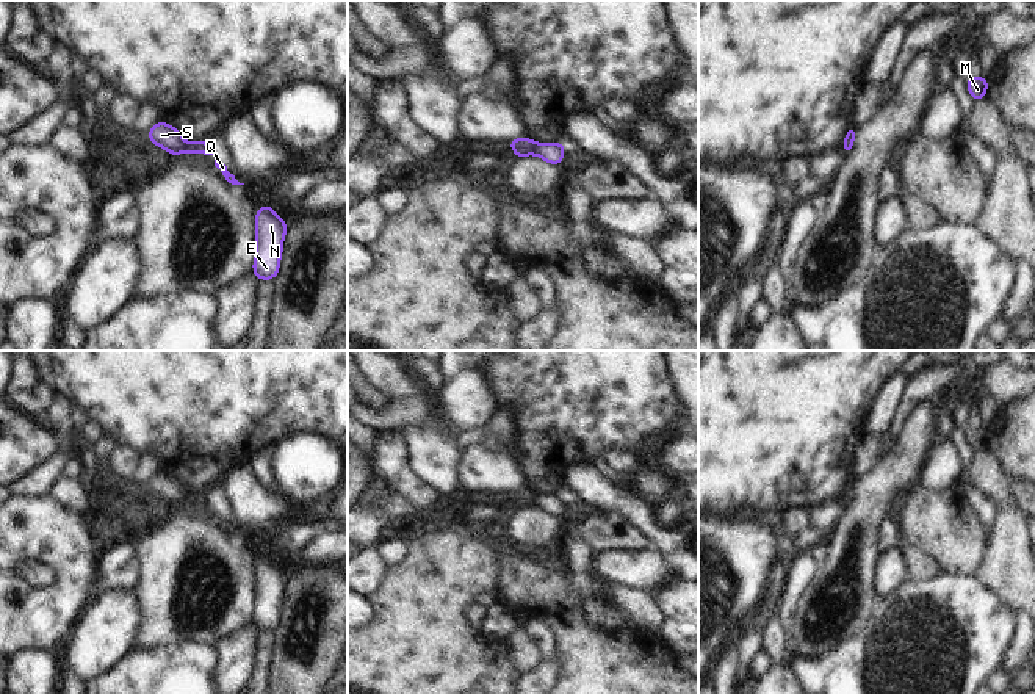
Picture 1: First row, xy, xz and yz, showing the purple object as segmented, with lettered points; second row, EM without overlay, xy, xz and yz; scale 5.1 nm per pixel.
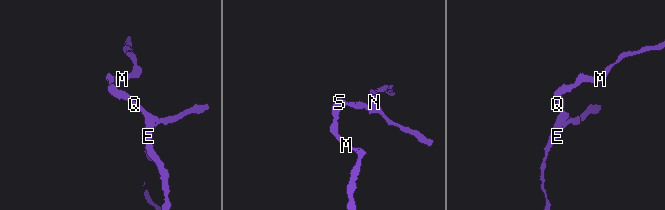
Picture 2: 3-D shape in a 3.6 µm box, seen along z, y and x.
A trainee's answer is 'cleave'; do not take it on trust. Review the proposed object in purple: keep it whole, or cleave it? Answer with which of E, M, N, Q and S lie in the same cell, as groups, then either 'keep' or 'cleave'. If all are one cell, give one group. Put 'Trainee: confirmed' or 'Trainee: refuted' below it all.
groups E N Q / M S; cleave
Trainee: confirmed

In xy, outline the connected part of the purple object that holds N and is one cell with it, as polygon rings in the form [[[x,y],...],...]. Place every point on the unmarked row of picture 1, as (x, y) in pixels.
[[[263,556],[255,561],[252,624],[258,631],[274,631],[279,625],[287,578],[288,573],[272,561],[272,556]]]

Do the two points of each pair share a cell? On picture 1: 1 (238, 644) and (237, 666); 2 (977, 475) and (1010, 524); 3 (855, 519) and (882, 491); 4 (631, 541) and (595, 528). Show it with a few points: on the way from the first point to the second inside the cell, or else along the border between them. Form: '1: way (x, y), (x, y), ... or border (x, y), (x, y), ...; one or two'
1: way (237, 649), (237, 661); one
2: way (990, 484), (1006, 500), (1009, 511); one
3: way (861, 513), (876, 497); one
4: way (622, 536), (605, 531); one

